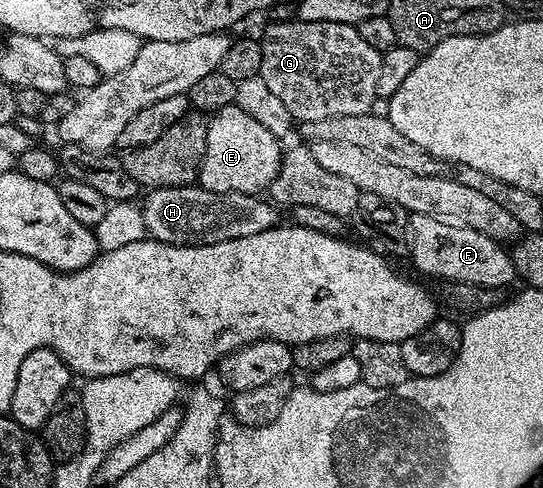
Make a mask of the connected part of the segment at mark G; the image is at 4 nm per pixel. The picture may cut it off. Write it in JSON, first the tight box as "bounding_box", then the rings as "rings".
{"bounding_box":[259,18,382,121],"rings":[[[296,18],[285,23],[268,23],[265,28],[261,35],[263,64],[259,77],[283,101],[294,121],[365,115],[374,109],[382,51],[371,47],[357,26]]]}

